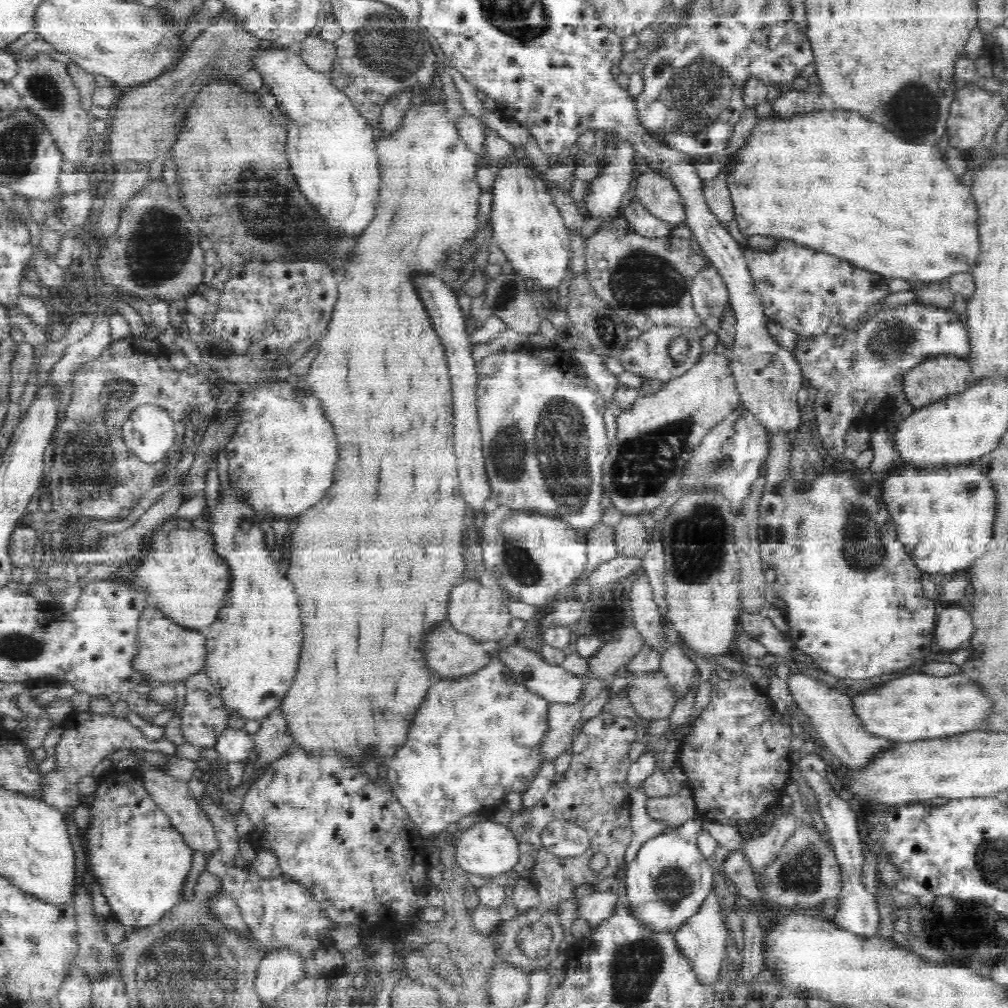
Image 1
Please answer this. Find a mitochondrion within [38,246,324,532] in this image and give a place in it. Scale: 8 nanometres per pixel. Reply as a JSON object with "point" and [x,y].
{"point":[85,454]}

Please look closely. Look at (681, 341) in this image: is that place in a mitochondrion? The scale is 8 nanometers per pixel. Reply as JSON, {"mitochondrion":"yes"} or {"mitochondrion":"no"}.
{"mitochondrion":"no"}

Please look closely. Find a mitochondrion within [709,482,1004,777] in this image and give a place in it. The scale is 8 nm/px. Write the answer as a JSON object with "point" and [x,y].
{"point":[864,550]}

